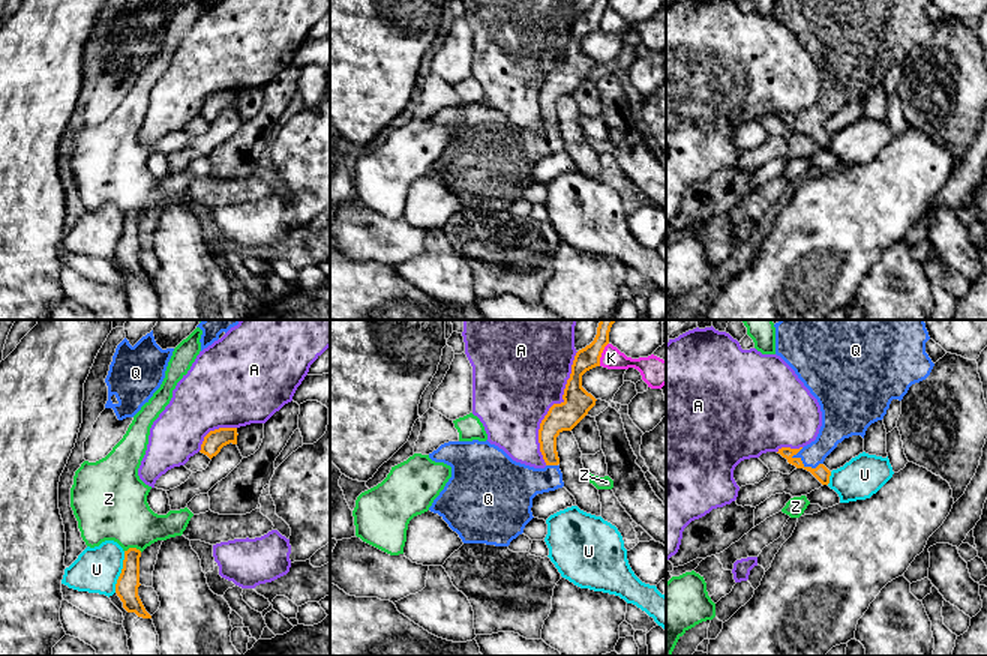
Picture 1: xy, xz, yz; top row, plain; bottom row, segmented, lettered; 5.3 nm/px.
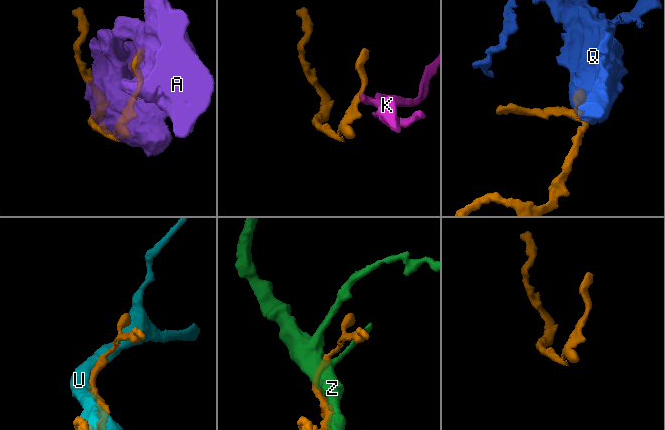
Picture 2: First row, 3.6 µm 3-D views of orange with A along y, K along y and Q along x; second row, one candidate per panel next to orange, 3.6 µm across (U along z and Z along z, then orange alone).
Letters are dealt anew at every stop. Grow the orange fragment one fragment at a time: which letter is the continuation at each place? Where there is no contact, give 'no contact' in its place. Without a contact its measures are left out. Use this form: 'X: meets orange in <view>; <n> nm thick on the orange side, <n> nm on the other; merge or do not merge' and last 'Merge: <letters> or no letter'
A: meets orange in xz; 150 nm thick on the orange side, 500 nm on the other; do not merge
K: meets orange in xz; 120 nm thick on the orange side, 110 nm on the other; do not merge
Q: meets orange in yz; 80 nm thick on the orange side, 150 nm on the other; merge
U: meets orange in xy; 120 nm thick on the orange side, 240 nm on the other; do not merge
Z: meets orange in xy; 120 nm thick on the orange side, 360 nm on the other; do not merge
Merge: Q

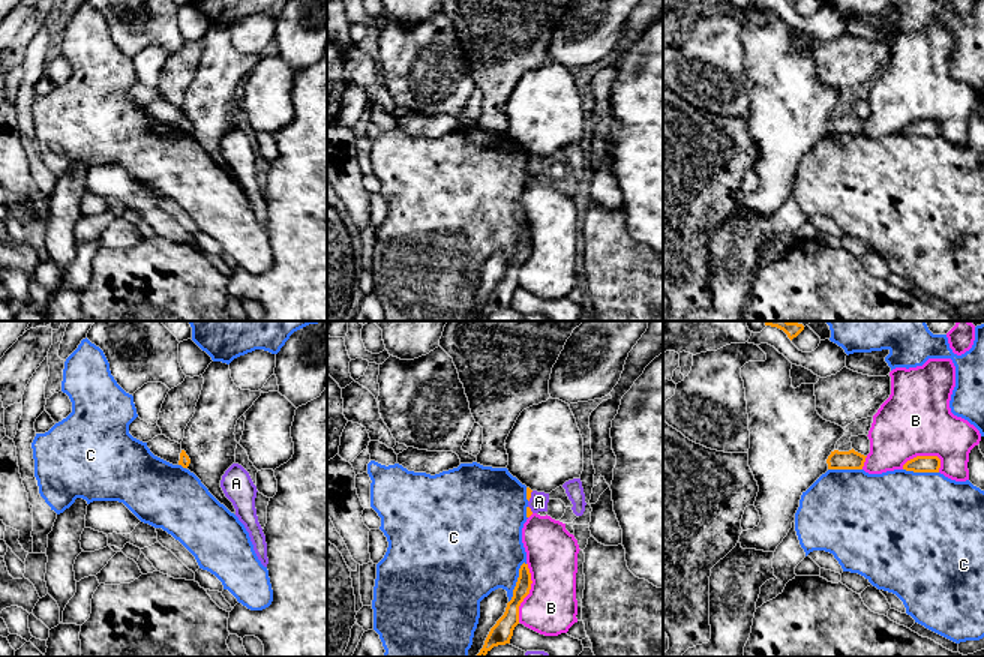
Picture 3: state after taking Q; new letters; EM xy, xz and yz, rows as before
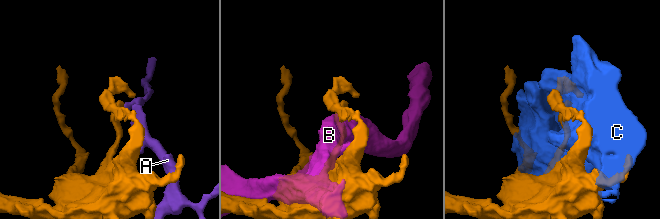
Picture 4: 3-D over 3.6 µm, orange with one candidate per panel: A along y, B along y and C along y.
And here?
A: meets orange in xz; 30 nm thick on the orange side, 100 nm on the other; do not merge
B: meets orange in xz; 110 nm thick on the orange side, 280 nm on the other; do not merge
C: meets orange in xz; 100 nm thick on the orange side, 440 nm on the other; do not merge
Merge: no letter

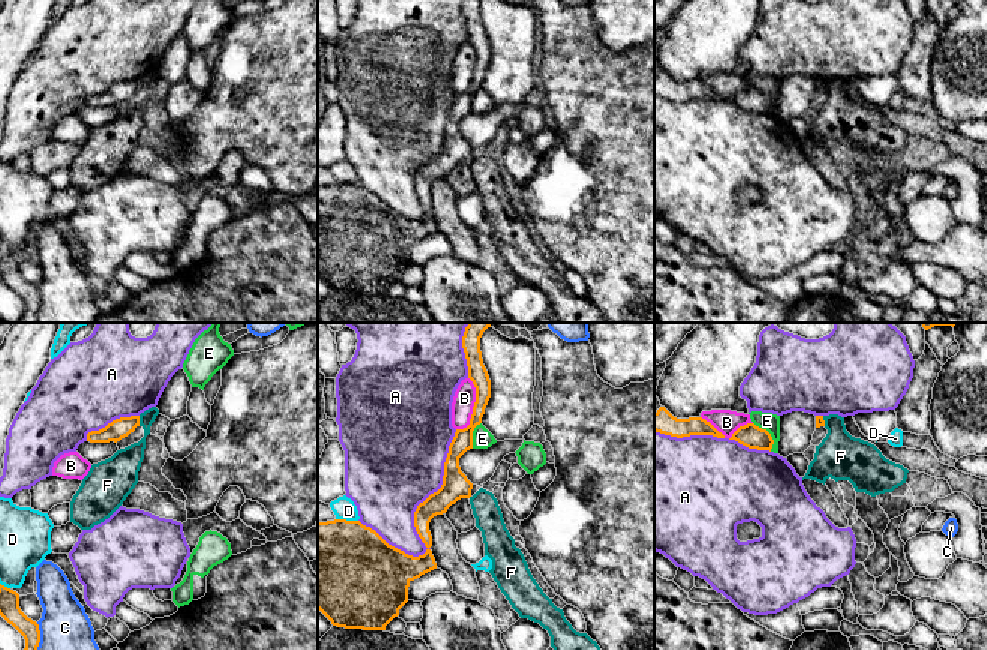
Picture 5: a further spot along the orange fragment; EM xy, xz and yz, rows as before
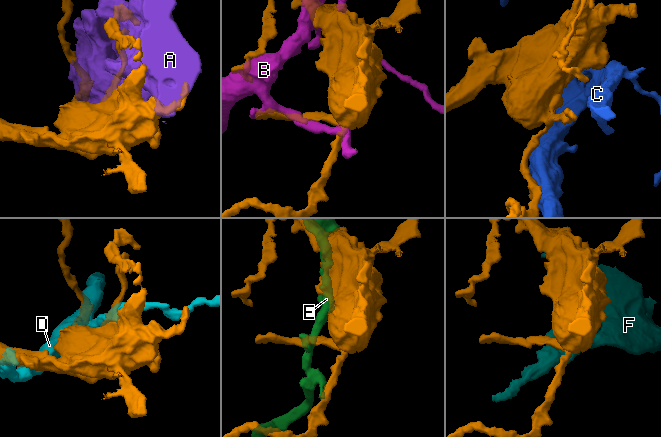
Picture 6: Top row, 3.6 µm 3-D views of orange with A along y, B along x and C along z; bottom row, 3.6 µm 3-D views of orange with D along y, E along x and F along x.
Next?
A: meets orange in xz; 140 nm thick on the orange side, 500 nm on the other; do not merge
B: meets orange in xz; 110 nm thick on the orange side, 120 nm on the other; do not merge
C: meets orange in xy; 110 nm thick on the orange side, 260 nm on the other; do not merge
D: meets orange in xz; 500 nm thick on the orange side, 120 nm on the other; do not merge
E: meets orange in yz; 130 nm thick on the orange side, 100 nm on the other; do not merge
F: meets orange in xy; 110 nm thick on the orange side, 160 nm on the other; do not merge
Merge: no letter

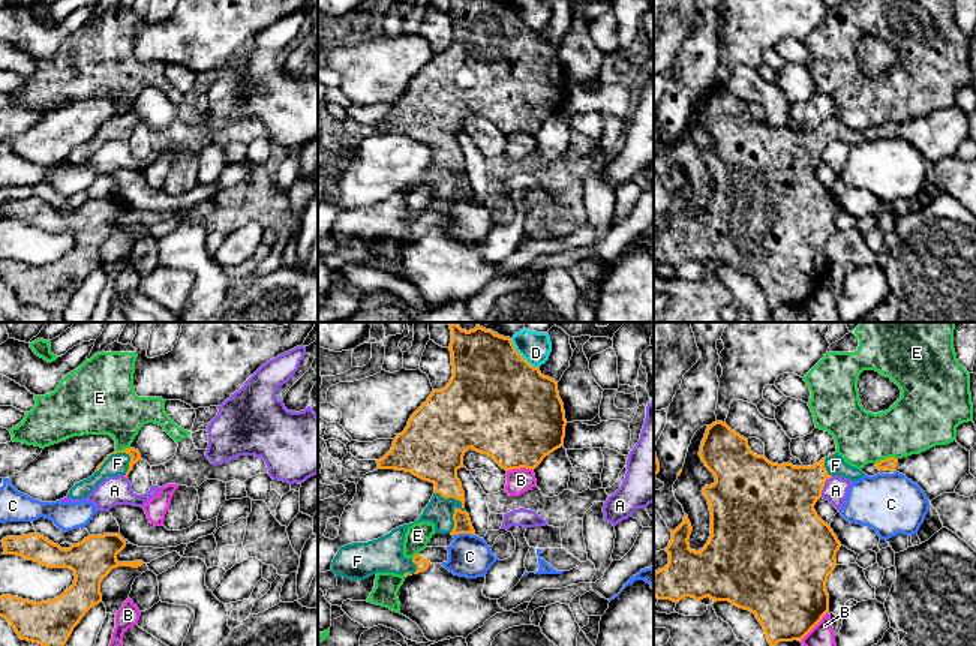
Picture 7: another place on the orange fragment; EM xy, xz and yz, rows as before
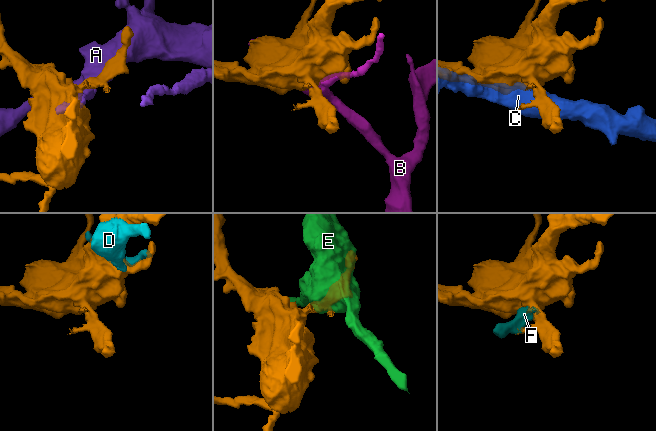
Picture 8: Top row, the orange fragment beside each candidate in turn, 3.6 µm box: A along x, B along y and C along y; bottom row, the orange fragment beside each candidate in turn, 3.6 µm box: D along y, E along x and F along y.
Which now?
A: meets orange in yz; 380 nm thick on the orange side, 140 nm on the other; do not merge
B: meets orange in yz; 440 nm thick on the orange side, 120 nm on the other; do not merge
C: meets orange in xz; 100 nm thick on the orange side, 220 nm on the other; do not merge
D: meets orange in xz; 500 nm thick on the orange side, 160 nm on the other; do not merge
E: meets orange in yz; 70 nm thick on the orange side, 320 nm on the other; do not merge
F: meets orange in xy; 60 nm thick on the orange side, 110 nm on the other; merge
Merge: F

